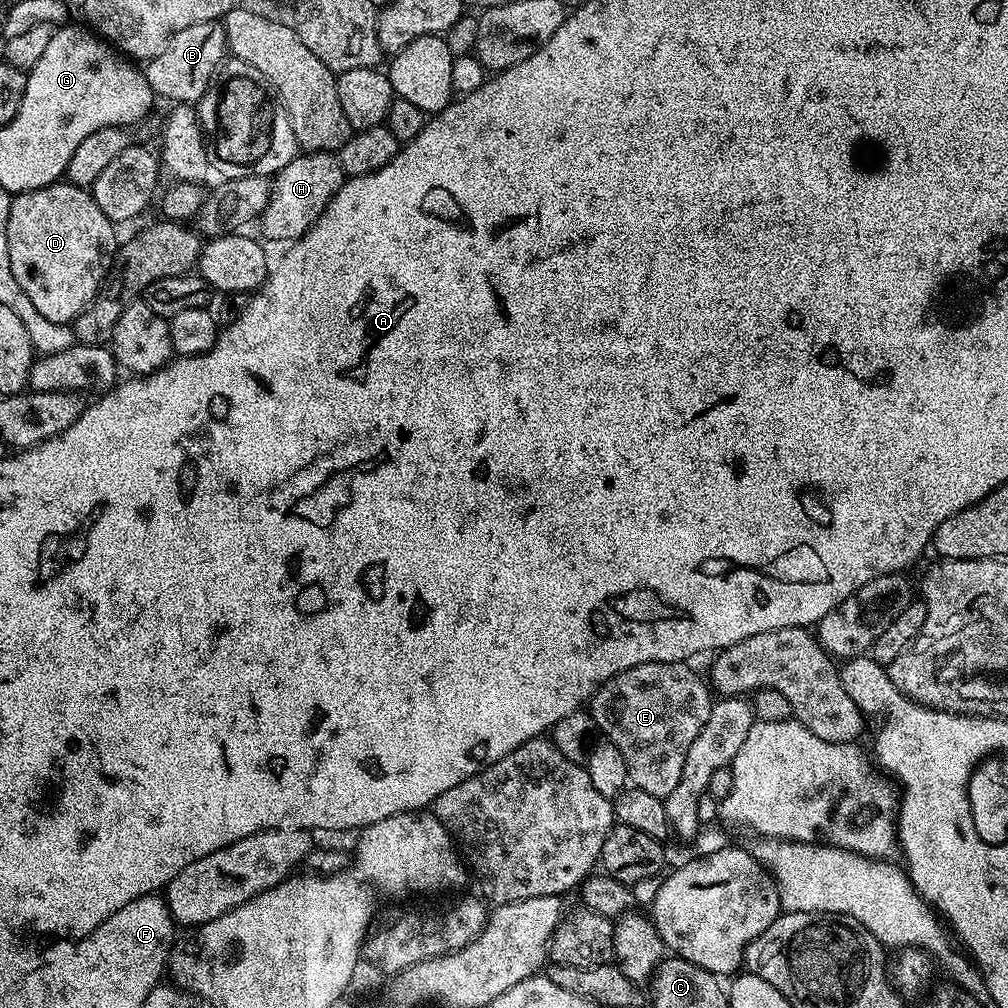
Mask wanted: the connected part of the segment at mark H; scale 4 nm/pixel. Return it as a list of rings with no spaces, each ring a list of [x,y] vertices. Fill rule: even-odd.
[[[336,152],[297,154],[271,181],[272,193],[263,215],[258,220],[259,226],[264,227],[265,234],[272,240],[299,240],[308,233],[310,226],[314,226],[314,222],[318,222],[345,179],[346,173]]]

